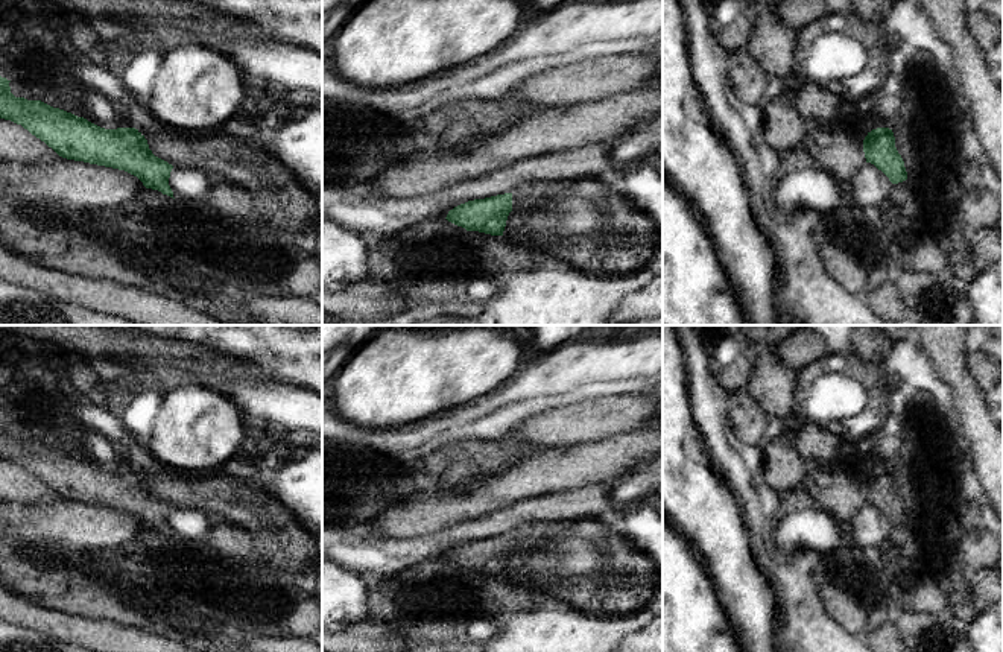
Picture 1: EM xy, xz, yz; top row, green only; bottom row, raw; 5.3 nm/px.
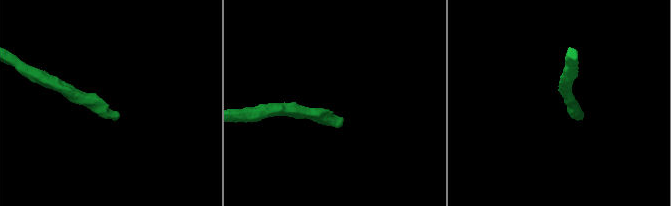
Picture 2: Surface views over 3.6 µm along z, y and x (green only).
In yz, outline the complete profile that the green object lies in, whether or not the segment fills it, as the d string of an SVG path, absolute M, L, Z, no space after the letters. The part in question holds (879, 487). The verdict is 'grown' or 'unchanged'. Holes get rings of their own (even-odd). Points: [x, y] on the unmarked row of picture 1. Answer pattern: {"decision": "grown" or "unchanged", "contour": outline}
{"decision": "unchanged", "contour": "M877 468L863 480L866 503L881 511L892 524L907 520L904 502L895 488L895 477L889 468Z"}

